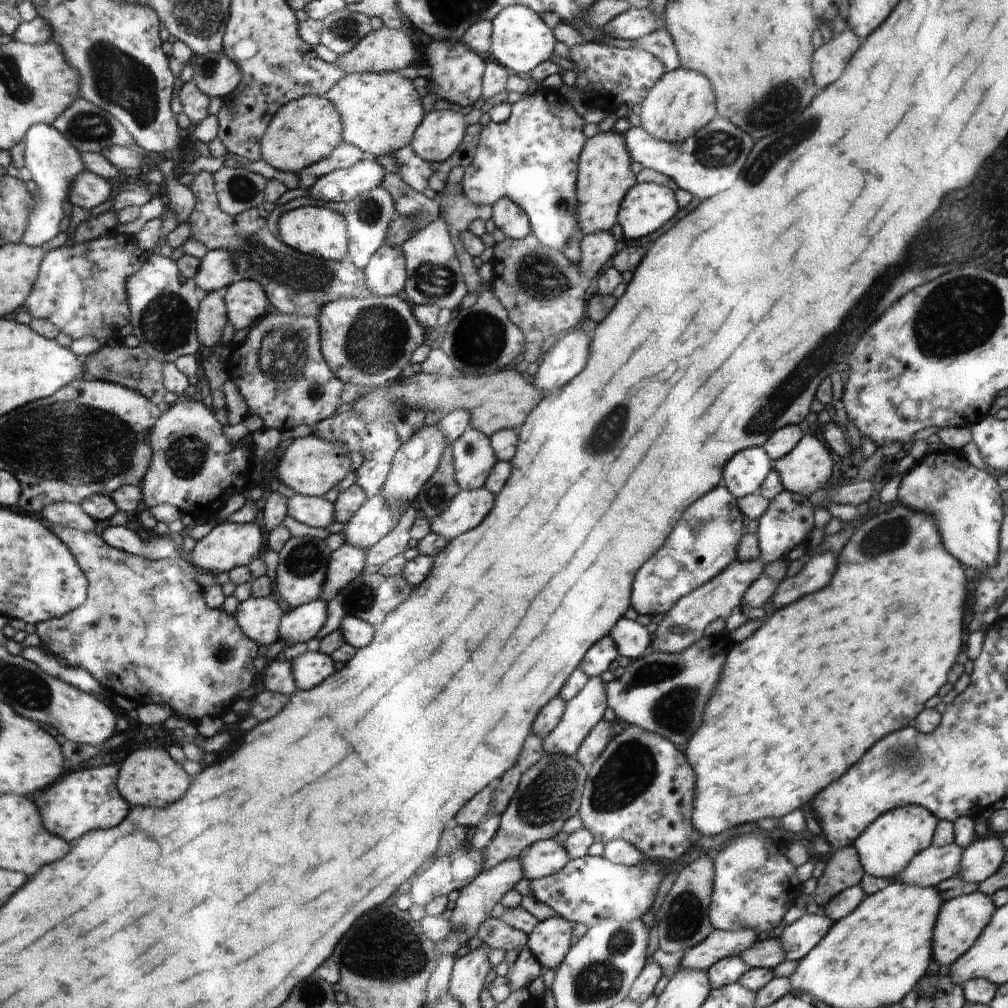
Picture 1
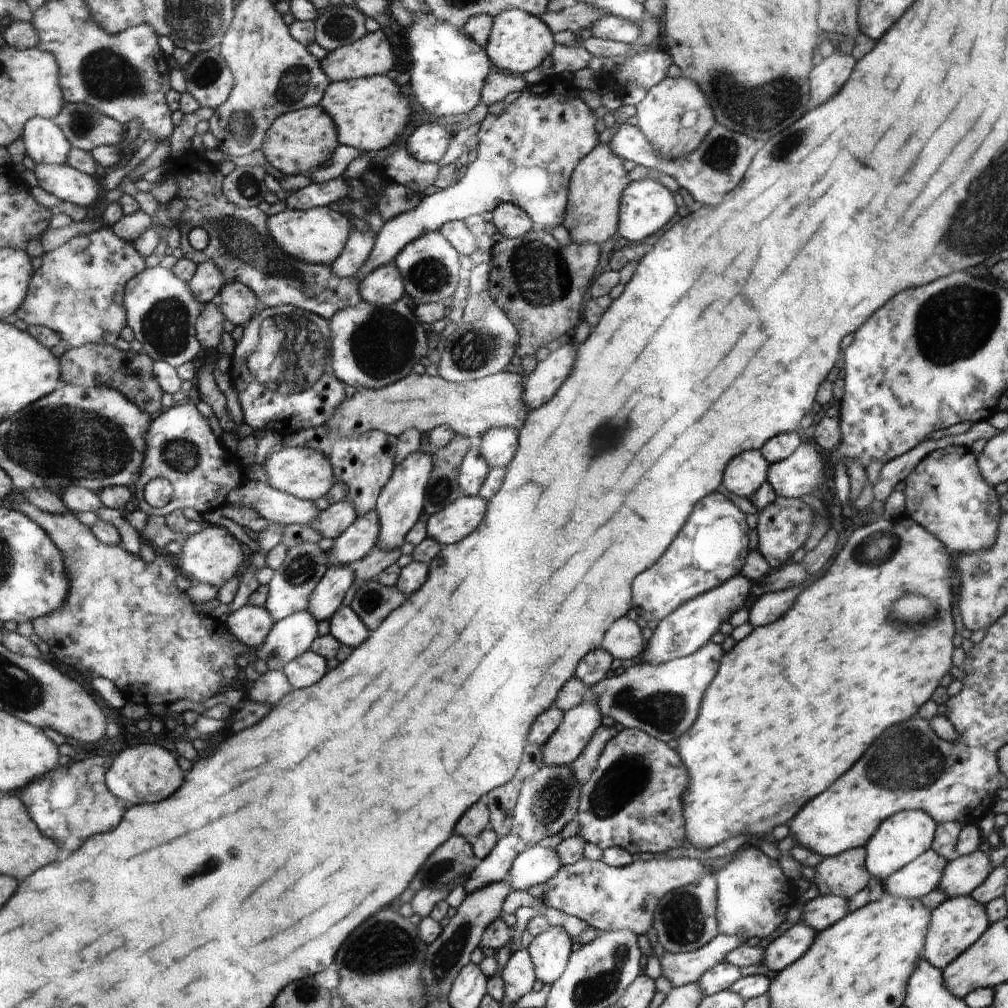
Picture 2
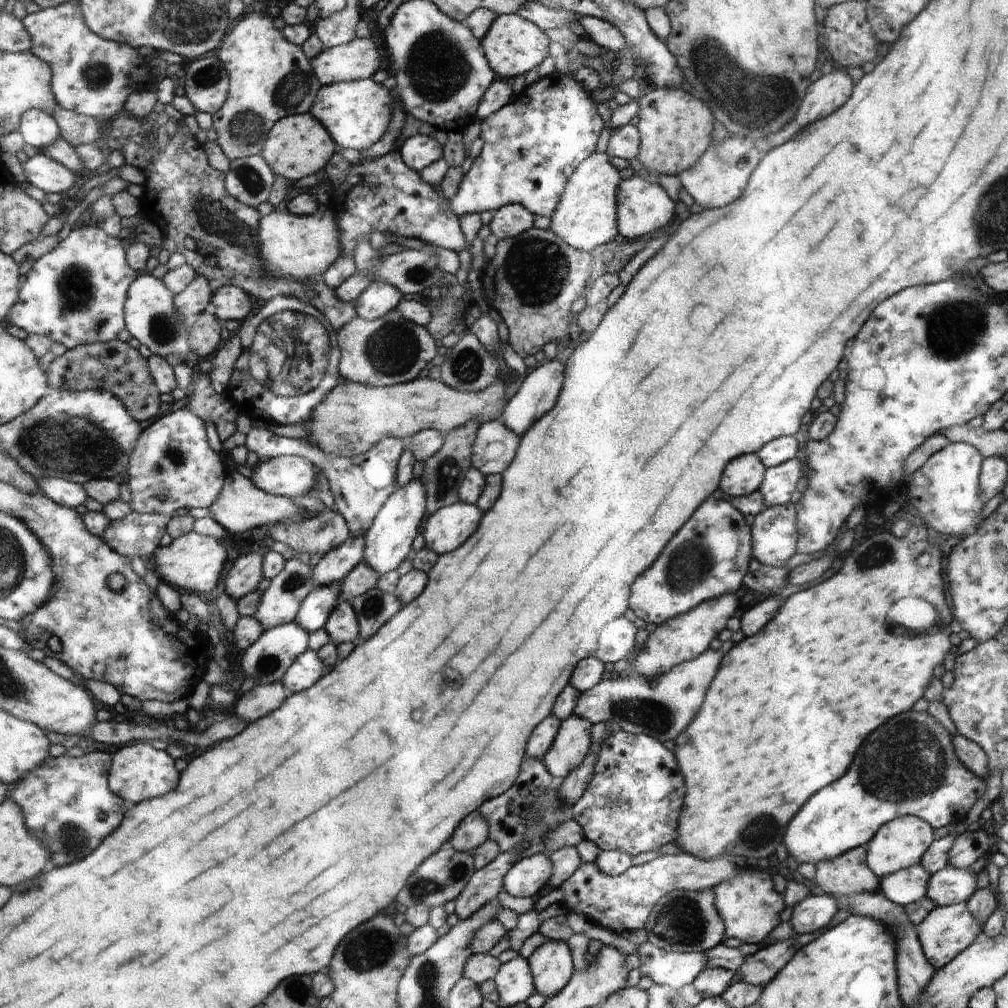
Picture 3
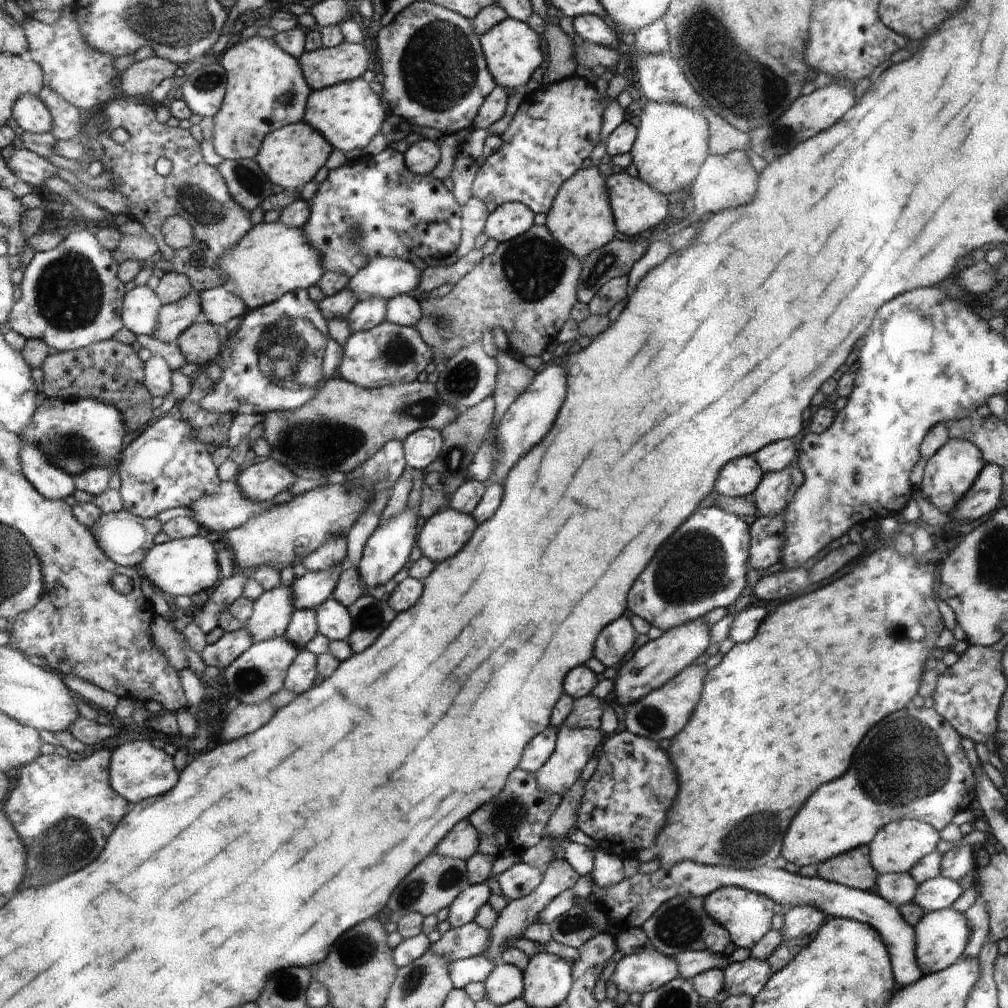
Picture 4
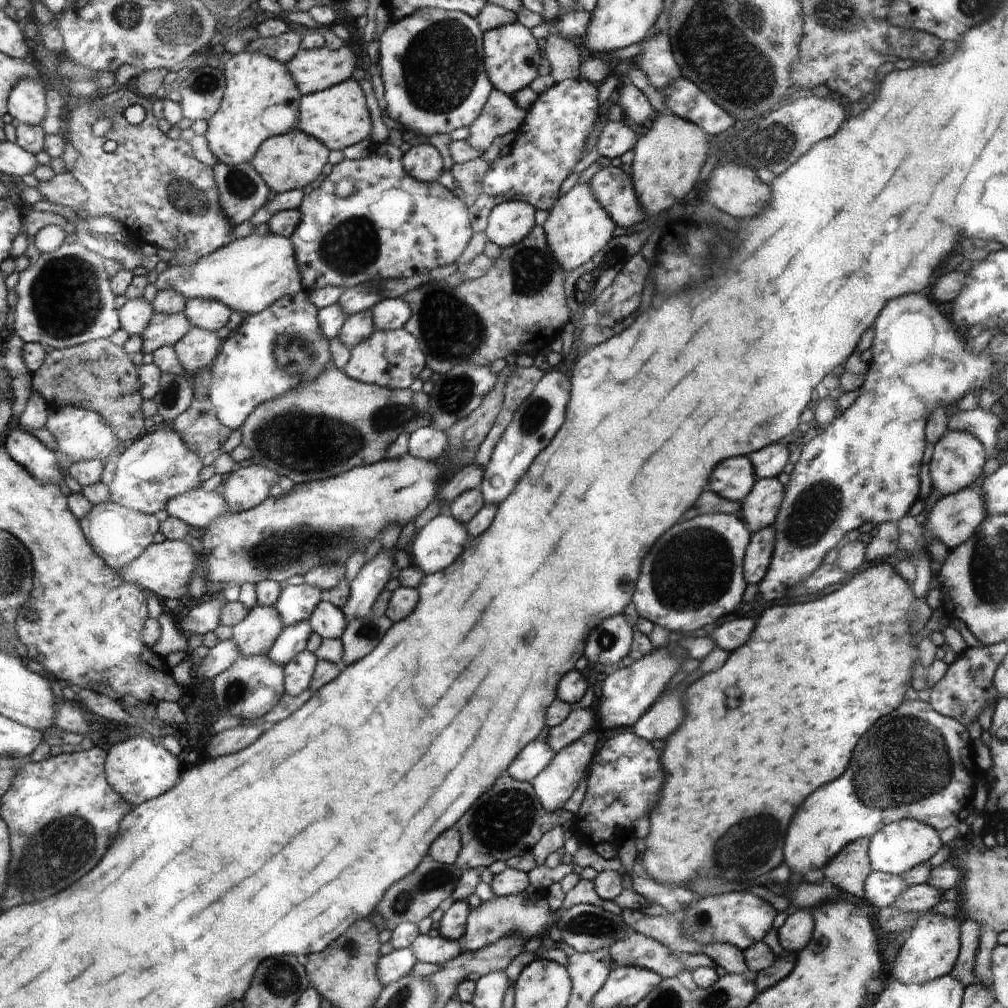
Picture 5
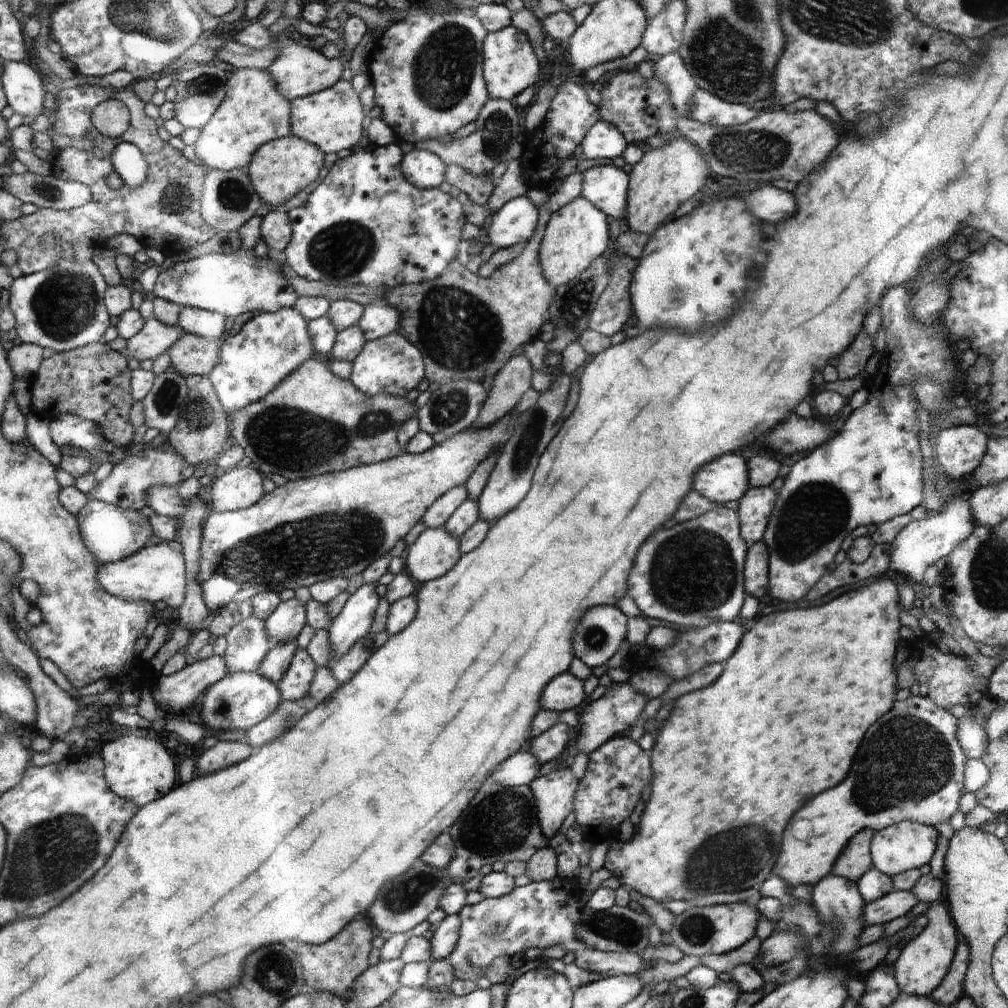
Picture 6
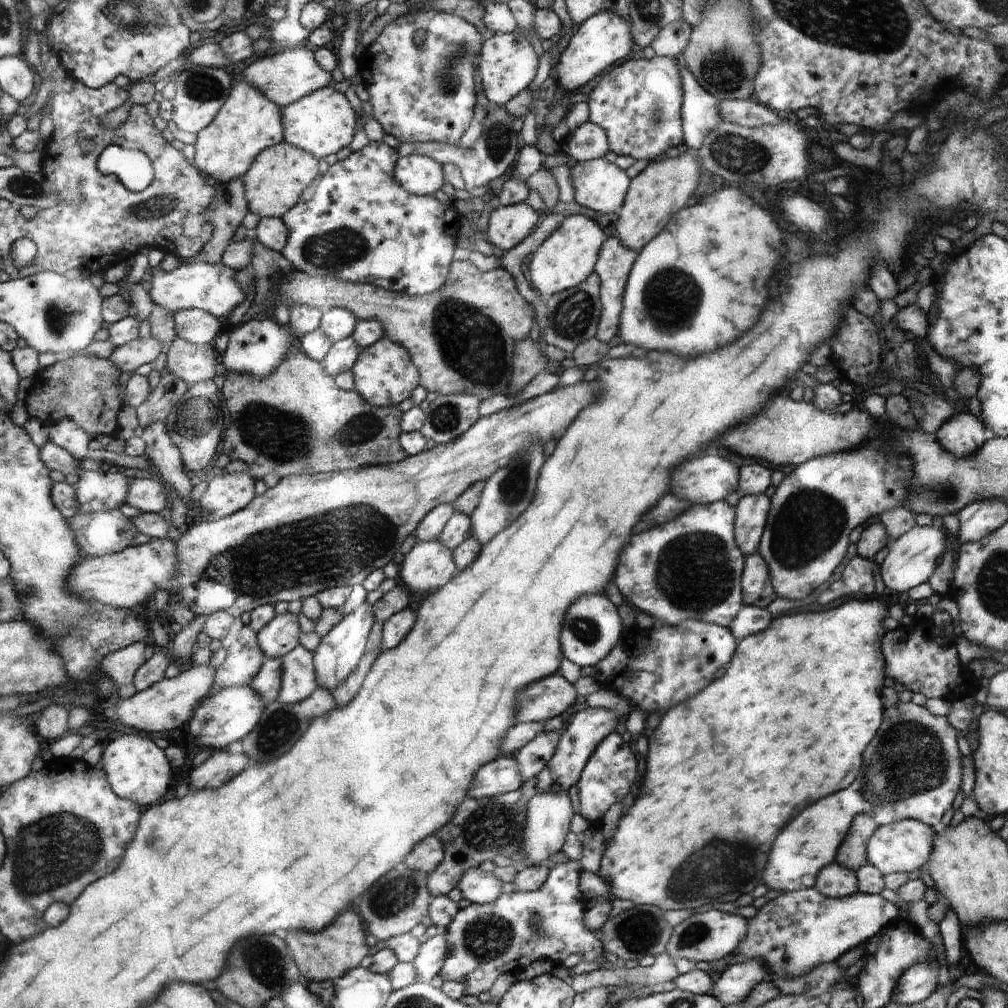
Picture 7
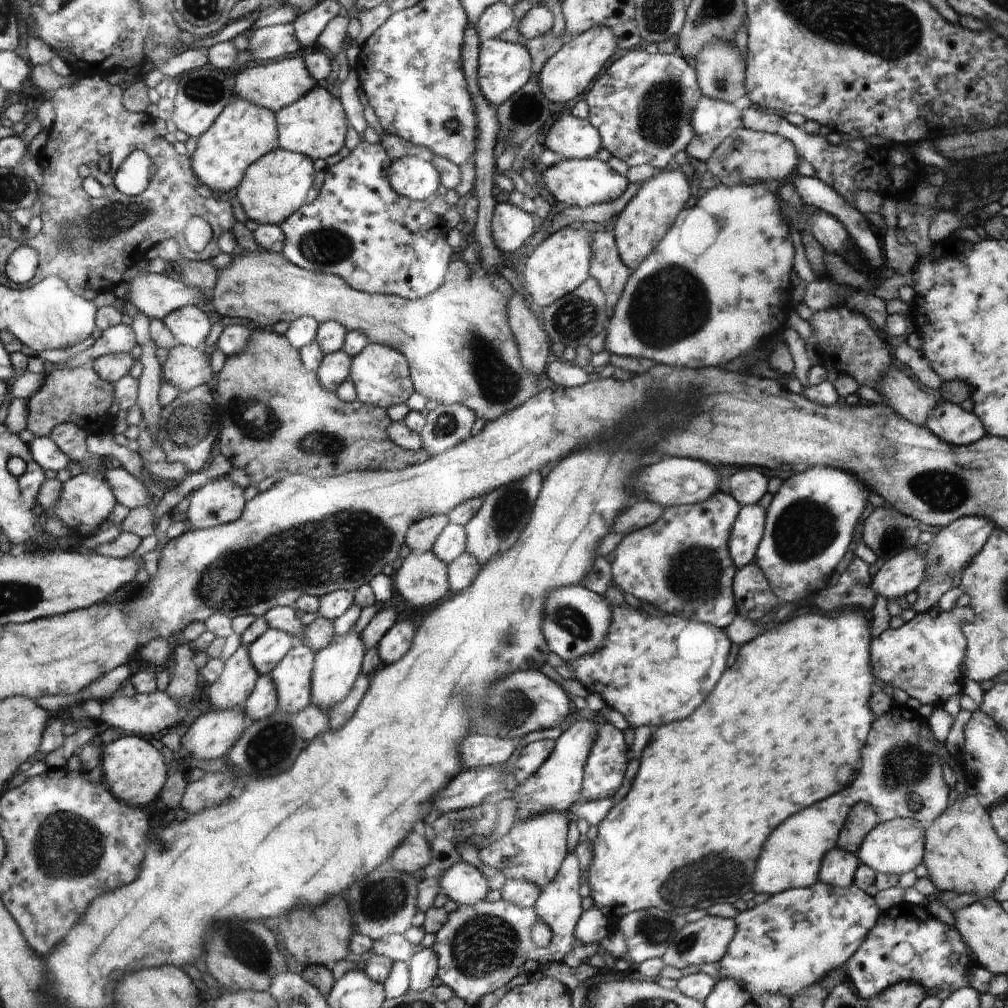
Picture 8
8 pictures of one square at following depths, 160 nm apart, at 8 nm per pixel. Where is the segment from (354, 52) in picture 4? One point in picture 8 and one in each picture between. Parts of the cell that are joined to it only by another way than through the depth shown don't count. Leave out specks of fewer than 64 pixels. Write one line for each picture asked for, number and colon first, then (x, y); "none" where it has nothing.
5: (316, 70)
6: (300, 70)
7: (285, 77)
8: (275, 85)

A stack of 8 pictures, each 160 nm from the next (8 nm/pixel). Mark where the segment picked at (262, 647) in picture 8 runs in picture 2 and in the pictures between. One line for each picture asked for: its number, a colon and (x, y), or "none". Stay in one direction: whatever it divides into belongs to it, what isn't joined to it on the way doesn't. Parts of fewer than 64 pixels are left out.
2: (356, 542)
3: (335, 566)
4: (311, 590)
5: (296, 604)
6: (284, 624)
7: (277, 638)

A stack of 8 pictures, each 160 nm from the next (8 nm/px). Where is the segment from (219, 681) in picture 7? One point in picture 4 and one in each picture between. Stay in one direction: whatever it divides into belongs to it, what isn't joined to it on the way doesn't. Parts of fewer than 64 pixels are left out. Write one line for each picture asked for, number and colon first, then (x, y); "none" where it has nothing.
4: (272, 612)
5: (255, 634)
6: (247, 644)

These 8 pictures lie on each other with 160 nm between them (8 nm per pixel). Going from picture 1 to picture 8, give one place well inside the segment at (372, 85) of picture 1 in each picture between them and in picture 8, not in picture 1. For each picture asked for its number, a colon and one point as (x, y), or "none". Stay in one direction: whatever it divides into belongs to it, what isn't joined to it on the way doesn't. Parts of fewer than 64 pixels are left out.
2: (370, 112)
3: (356, 114)
4: (348, 115)
5: (338, 116)
6: (331, 119)
7: (322, 122)
8: (316, 127)

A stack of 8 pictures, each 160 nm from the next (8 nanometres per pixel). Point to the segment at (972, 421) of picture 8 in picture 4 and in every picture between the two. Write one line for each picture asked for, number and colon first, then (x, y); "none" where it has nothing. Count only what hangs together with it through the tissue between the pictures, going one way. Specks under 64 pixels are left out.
4: (949, 473)
5: (958, 458)
6: (959, 449)
7: (963, 434)

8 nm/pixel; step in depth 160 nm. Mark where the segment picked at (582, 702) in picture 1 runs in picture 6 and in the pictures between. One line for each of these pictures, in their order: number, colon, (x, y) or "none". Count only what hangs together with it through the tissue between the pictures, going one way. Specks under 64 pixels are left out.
2: (567, 744)
3: (571, 745)
4: (574, 747)
5: (556, 783)
6: (554, 792)

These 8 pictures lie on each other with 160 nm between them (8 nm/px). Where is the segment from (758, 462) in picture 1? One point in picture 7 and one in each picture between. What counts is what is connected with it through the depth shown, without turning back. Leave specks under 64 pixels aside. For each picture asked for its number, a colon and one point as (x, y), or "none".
2: (750, 472)
3: (744, 477)
4: (742, 478)
5: (734, 481)
6: (725, 480)
7: (704, 480)

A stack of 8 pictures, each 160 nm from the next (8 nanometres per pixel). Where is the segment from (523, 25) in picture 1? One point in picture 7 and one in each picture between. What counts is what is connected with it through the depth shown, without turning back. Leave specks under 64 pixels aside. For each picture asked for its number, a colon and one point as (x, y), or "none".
2: (518, 42)
3: (514, 46)
4: (512, 49)
5: (512, 59)
6: (510, 66)
7: (507, 64)

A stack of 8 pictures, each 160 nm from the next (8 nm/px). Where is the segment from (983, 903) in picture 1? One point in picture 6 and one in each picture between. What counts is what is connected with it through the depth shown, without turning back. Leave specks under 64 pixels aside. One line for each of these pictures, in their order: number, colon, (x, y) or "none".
2: (956, 923)
3: (948, 930)
4: (942, 935)
5: (930, 952)
6: (923, 963)

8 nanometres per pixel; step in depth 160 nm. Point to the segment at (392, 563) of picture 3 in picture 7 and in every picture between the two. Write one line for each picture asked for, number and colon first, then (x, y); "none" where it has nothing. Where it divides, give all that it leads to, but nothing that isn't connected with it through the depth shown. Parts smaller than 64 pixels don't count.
4: (387, 549)
5: (366, 588)
6: (355, 622)
7: (340, 652)

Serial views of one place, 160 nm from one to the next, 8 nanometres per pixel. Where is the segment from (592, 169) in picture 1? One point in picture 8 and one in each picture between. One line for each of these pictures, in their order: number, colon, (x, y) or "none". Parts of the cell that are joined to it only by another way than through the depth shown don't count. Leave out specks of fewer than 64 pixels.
2: (600, 182)
3: (586, 217)
4: (581, 218)
5: (577, 227)
6: (576, 234)
7: (565, 259)
8: (560, 263)

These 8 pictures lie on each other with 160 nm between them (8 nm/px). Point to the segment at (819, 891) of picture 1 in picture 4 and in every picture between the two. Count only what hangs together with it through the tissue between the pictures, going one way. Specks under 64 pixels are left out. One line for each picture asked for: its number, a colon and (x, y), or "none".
2: (846, 875)
3: (843, 877)
4: (855, 869)

